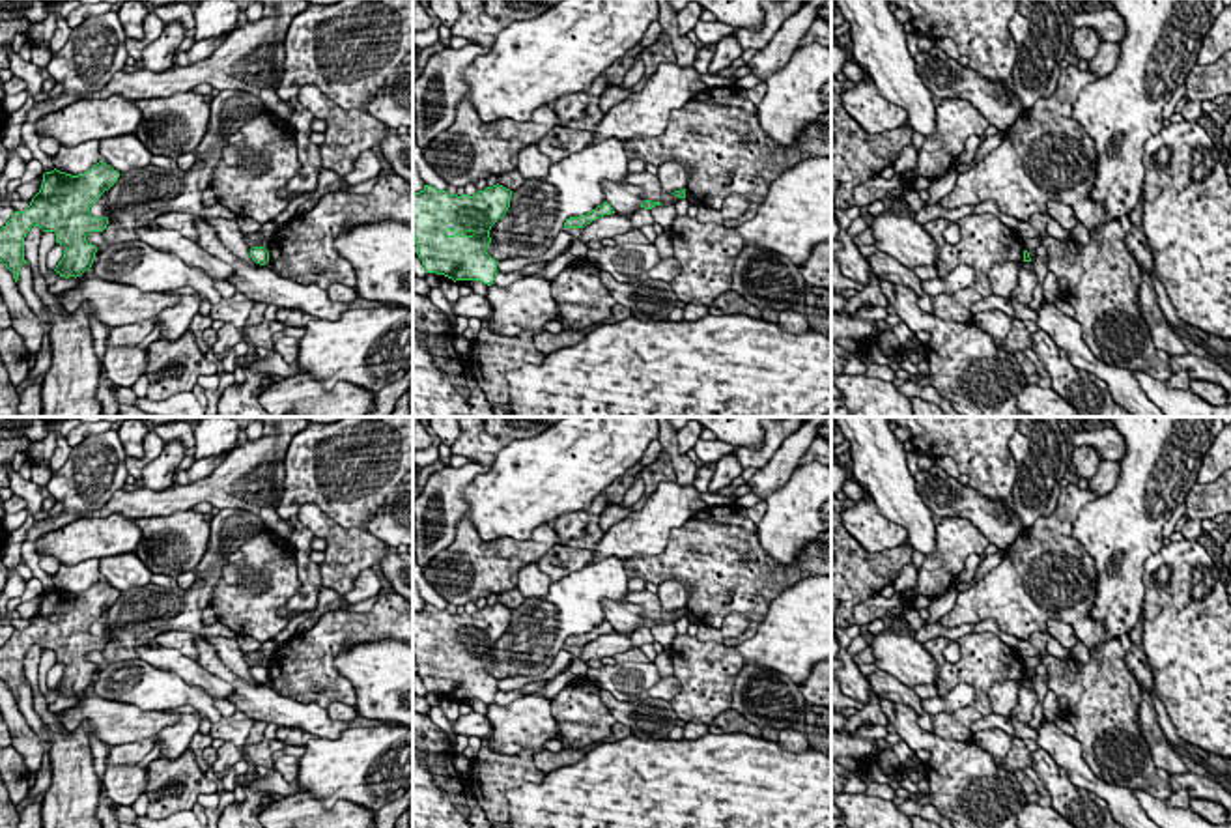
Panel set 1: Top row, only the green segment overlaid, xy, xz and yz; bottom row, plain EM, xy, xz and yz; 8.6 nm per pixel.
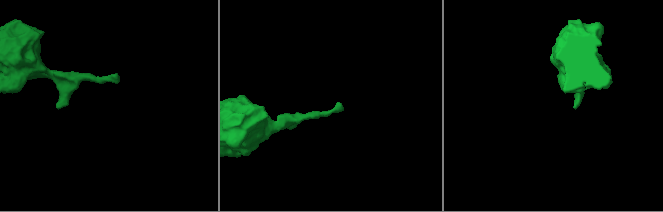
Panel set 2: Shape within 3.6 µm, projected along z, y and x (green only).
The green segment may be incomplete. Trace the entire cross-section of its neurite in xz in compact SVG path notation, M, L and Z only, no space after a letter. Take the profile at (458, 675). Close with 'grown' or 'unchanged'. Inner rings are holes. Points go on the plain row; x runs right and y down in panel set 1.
M432 604L413 611L413 656L417 673L426 692L445 693L456 699L480 699L488 705L497 695L497 678L486 667L491 662L489 649L510 626L512 609L502 604L486 606L476 613L448 613Z; unchanged

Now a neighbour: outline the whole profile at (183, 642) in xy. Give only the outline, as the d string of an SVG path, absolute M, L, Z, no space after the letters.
M163 632L155 635L155 643L164 649L176 649L191 660L198 658L198 649L194 645L196 634L191 632Z

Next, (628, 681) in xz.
M652 662L600 665L587 671L587 680L611 692L618 701L644 703L648 690L661 678Z

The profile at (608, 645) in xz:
M618 632L603 634L585 647L581 647L581 662L613 658L615 654L626 652L633 647L631 635L622 635Z

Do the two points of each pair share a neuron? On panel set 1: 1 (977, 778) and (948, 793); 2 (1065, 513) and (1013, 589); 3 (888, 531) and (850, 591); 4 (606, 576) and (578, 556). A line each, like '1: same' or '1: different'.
1: same
2: same
3: different
4: different

